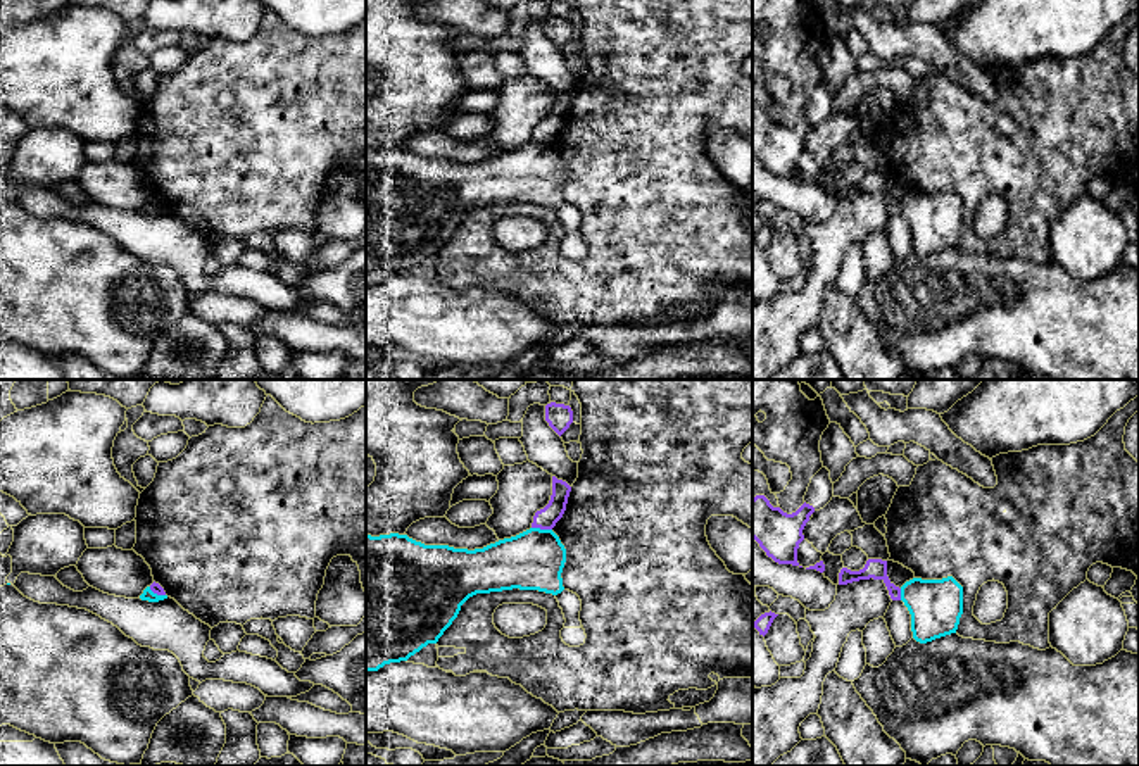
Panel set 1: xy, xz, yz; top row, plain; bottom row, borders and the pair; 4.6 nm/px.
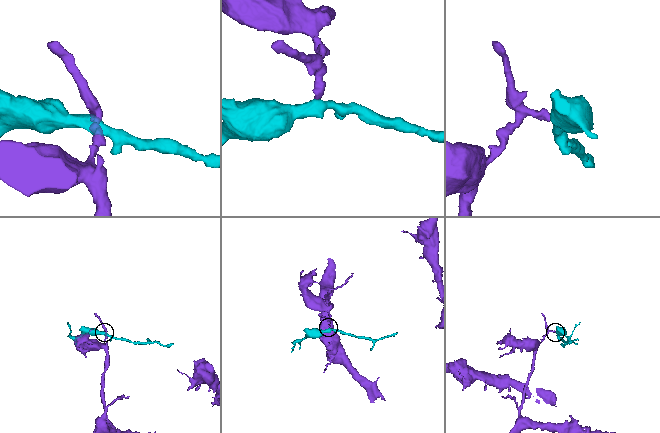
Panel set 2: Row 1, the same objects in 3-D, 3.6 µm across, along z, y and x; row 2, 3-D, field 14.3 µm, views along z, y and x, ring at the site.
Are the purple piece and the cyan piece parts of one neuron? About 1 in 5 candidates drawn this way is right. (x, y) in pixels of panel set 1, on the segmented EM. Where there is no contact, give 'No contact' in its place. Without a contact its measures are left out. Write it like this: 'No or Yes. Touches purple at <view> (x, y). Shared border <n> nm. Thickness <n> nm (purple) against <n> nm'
No. Touches purple at xz (542, 528). Shared border 100 nm. Thickness 100 nm (purple) against 280 nm

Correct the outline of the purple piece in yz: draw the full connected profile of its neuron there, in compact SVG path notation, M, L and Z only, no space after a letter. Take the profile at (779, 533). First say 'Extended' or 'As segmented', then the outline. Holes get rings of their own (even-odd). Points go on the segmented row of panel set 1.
Extended. M821 468L804 495L804 504L792 514L773 507L765 495L752 499L752 538L778 564L797 562L797 549L804 540L802 530L815 511L823 509L834 497L830 471Z

